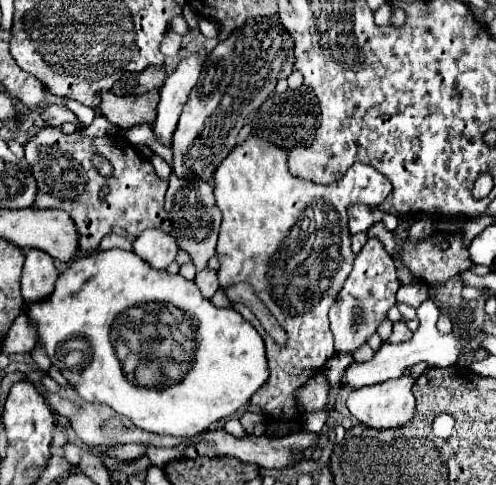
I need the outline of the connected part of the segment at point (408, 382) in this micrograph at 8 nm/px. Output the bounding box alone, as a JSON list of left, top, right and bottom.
[347,377,415,429]

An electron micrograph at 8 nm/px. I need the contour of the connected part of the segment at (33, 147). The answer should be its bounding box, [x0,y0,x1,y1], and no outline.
[25,127,171,253]

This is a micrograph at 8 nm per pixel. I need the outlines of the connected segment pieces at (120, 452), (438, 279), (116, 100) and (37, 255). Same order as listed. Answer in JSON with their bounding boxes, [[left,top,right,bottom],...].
[[105,445,147,463],[367,223,471,285],[97,89,159,131],[21,249,57,303]]

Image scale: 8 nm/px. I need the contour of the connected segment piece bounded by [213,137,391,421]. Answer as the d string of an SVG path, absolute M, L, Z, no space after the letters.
M249 137L241 147L235 147L217 167L213 179L217 207L223 211L223 223L217 243L219 283L221 287L229 287L241 281L251 283L257 297L267 305L267 309L275 315L275 319L287 333L287 343L279 349L279 345L265 333L265 329L257 325L257 331L265 341L271 377L251 397L251 403L261 407L263 415L269 415L273 419L299 419L301 409L297 403L297 391L311 377L323 371L325 363L335 355L327 311L335 303L339 289L349 277L355 259L351 251L351 233L347 229L347 205L379 205L391 193L391 183L379 171L363 163L355 163L345 173L345 177L333 185L317 185L309 181L303 183L303 179L289 175L287 153L259 137Z

